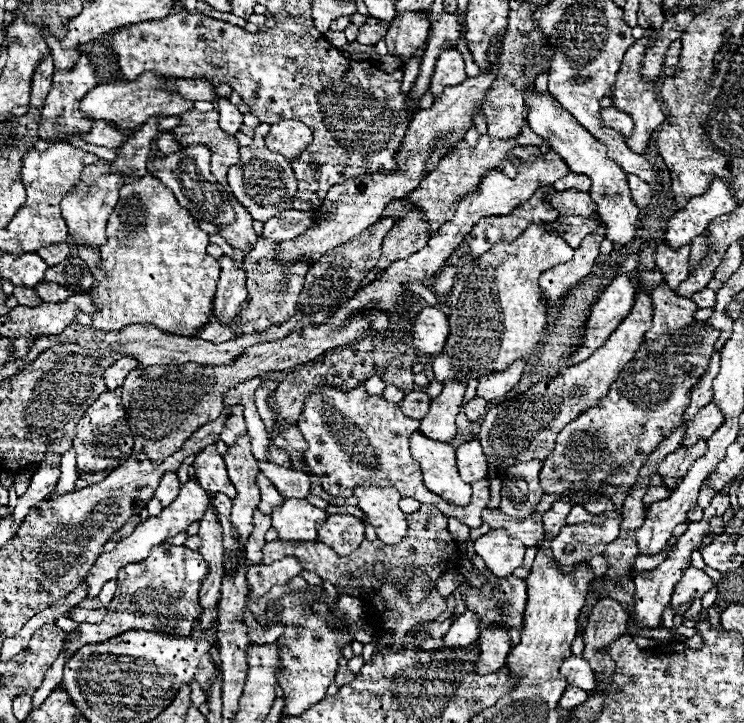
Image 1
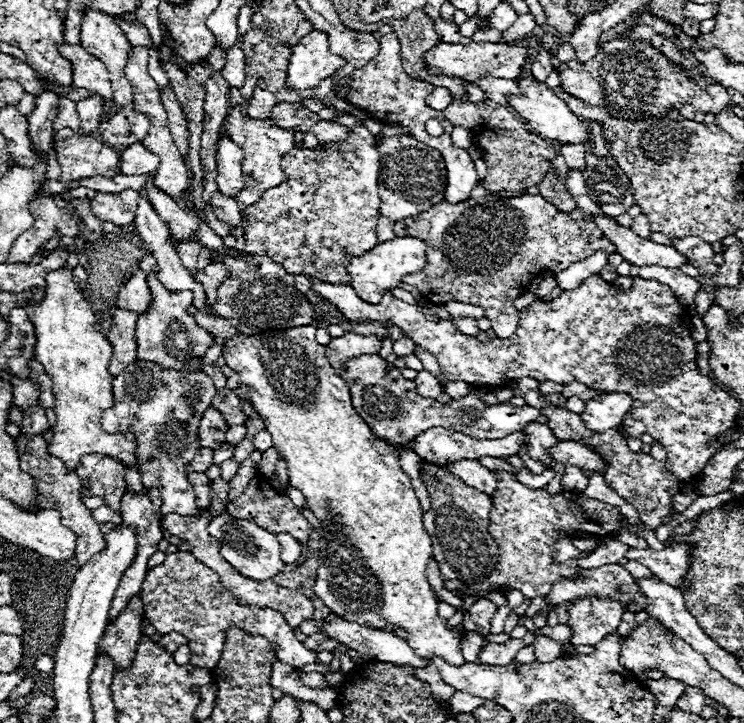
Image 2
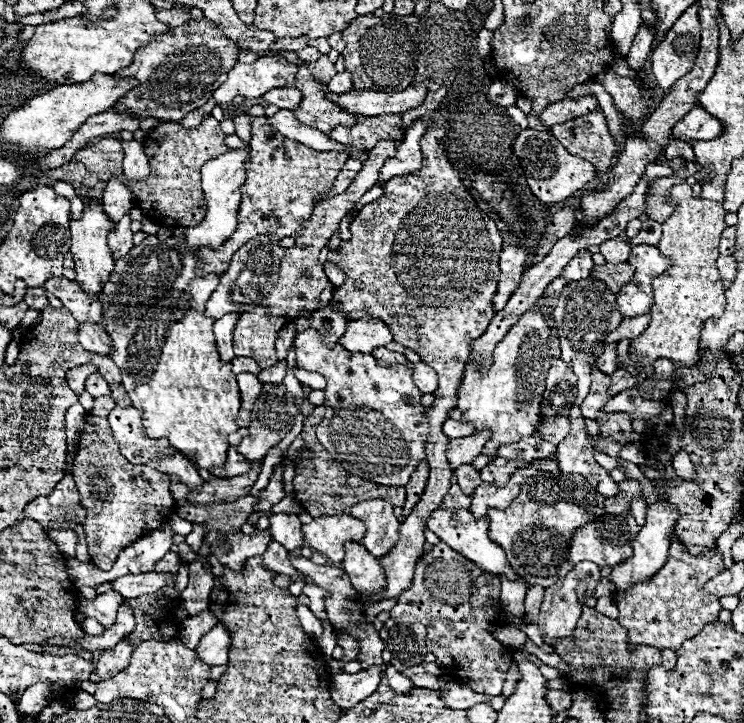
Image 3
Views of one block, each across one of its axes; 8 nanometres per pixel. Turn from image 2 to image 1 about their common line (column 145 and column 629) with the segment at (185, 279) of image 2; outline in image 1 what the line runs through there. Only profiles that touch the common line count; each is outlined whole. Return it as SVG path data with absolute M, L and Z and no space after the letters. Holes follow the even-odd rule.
M528 88L526 98L524 98L524 112L526 112L526 120L532 132L542 138L548 138L554 151L566 160L572 172L586 174L592 180L590 192L592 196L596 196L600 220L606 224L606 238L622 246L632 242L636 234L638 206L634 204L630 196L630 188L626 184L626 172L614 160L608 160L604 144L600 144L586 128L576 124L576 120L560 108L560 104L554 100L550 92L540 94L536 92L536 88Z

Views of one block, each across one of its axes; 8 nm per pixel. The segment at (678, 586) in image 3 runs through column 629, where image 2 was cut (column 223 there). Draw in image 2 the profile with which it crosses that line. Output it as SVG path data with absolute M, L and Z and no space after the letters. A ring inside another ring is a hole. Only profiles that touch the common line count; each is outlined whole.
M190 552L168 554L162 564L150 569L144 578L140 598L144 602L148 624L152 624L160 634L180 632L188 638L190 652L194 654L190 662L196 666L212 670L218 664L218 656L224 644L224 630L230 626L238 626L248 634L266 636L274 644L276 658L284 664L294 668L318 664L318 654L304 648L304 644L296 640L280 612L274 612L272 608L240 606L232 594L222 588L218 574L198 562Z

